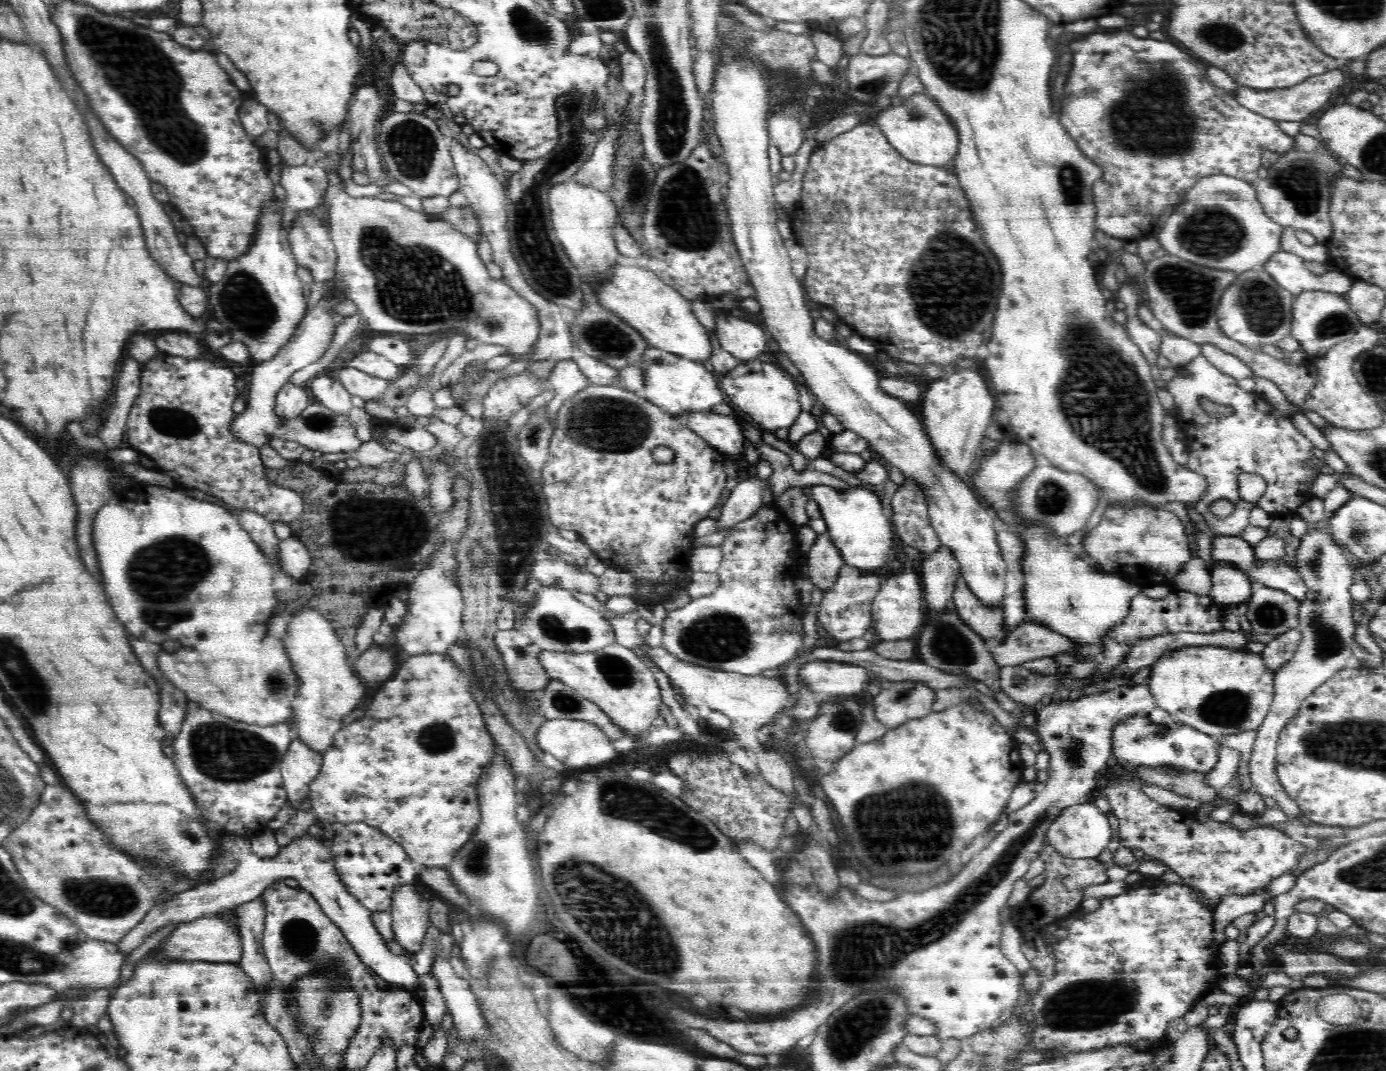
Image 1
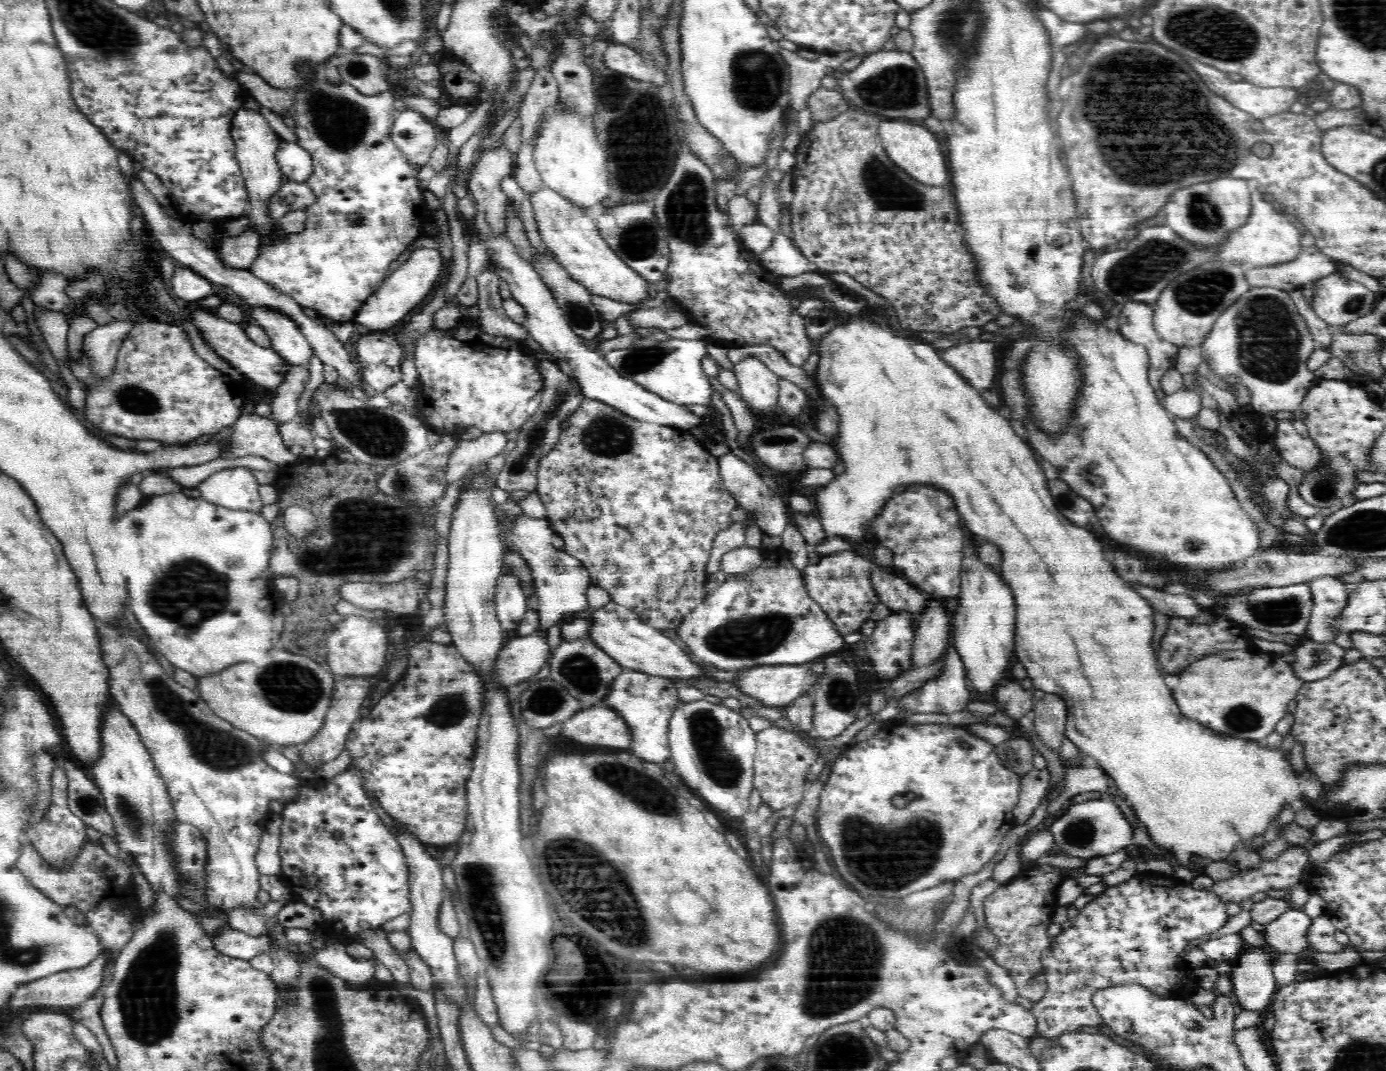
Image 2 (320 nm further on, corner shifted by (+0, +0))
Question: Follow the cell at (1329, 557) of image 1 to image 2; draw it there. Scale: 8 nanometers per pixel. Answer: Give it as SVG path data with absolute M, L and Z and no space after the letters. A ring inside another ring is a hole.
M1306 640L1294 652L1296 661L1291 664L1293 673L1304 682L1331 677L1344 665L1345 652L1334 642Z

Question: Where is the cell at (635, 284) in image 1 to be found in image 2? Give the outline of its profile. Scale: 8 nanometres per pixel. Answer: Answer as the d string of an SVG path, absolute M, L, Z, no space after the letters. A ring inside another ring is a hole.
M546 186L534 191L530 196L530 205L534 210L534 219L540 232L541 240L555 260L568 271L568 274L583 284L591 294L600 294L612 300L636 304L648 298L648 279L640 275L638 271L632 270L616 252L612 251L610 246L602 239L597 230L595 220L592 220L584 209L574 207L572 202L566 201L554 190Z

